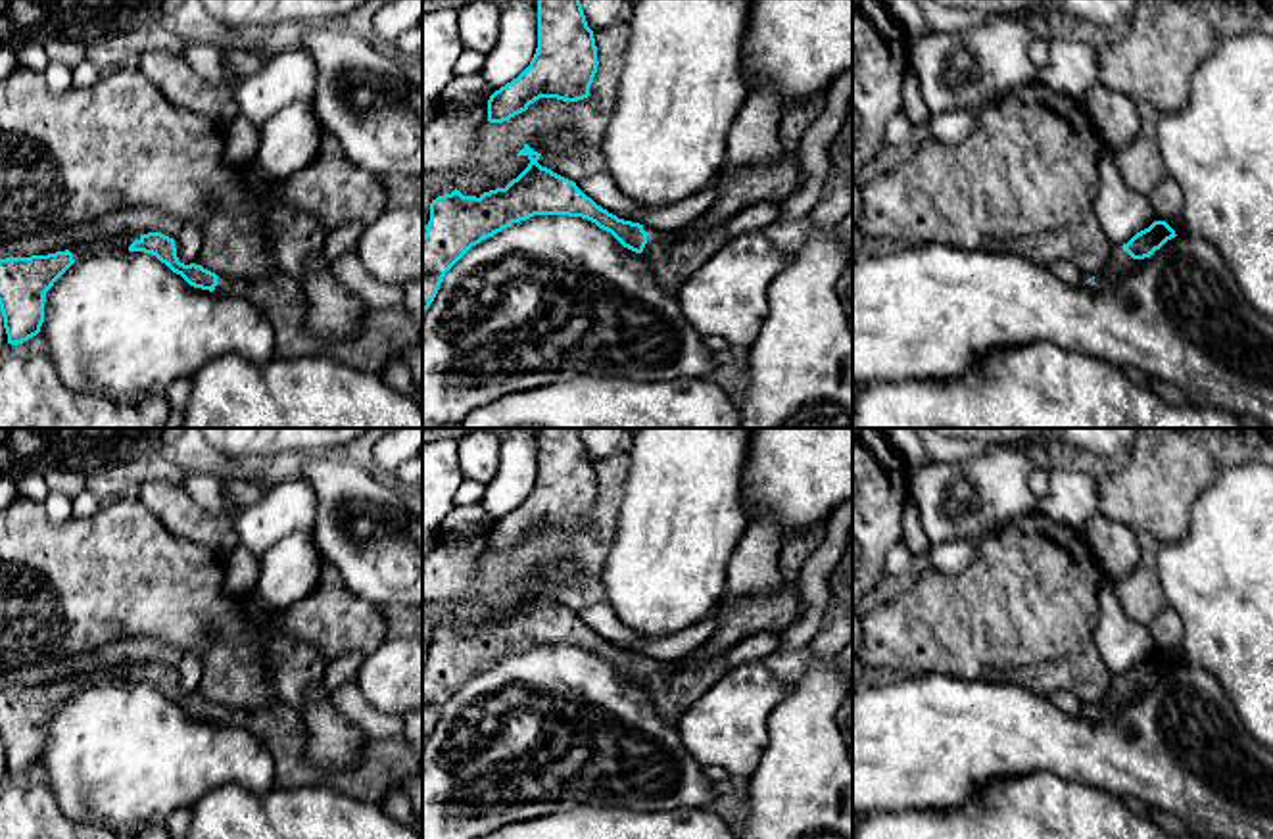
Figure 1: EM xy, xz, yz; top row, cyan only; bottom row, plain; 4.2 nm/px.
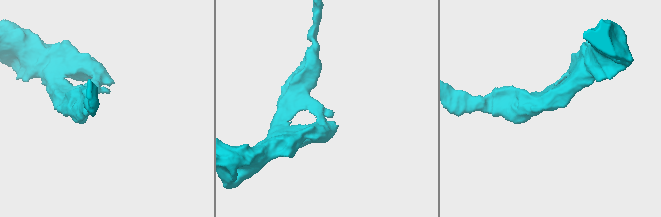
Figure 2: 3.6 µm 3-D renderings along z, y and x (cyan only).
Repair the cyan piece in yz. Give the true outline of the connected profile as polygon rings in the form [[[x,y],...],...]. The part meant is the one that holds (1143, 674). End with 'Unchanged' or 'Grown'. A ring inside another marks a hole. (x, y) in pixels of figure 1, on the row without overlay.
[[[1154,651],[1148,659],[1137,662],[1127,674],[1112,678],[1106,697],[1089,708],[1089,718],[1100,722],[1114,716],[1127,701],[1150,687],[1175,666],[1175,660],[1165,651]]]. Grown

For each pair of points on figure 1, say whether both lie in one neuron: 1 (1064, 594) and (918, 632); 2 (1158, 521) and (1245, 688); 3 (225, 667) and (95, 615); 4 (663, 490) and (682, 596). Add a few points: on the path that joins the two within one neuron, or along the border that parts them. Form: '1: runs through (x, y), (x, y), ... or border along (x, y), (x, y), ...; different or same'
1: runs through (1028, 605), (1016, 615), (991, 623), (955, 624); same
2: border along (1195, 503), (1189, 528), (1177, 540), (1162, 544); different
3: runs through (196, 632), (179, 615), (129, 615); same
4: runs through (674, 517), (674, 569); same

